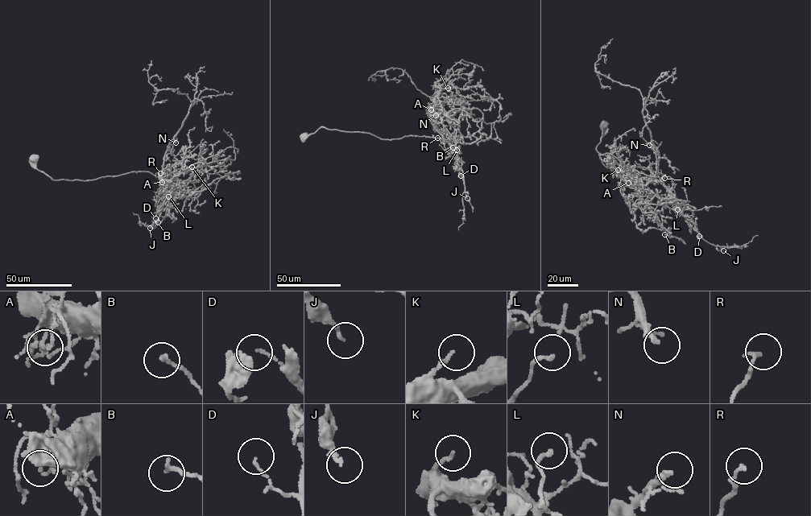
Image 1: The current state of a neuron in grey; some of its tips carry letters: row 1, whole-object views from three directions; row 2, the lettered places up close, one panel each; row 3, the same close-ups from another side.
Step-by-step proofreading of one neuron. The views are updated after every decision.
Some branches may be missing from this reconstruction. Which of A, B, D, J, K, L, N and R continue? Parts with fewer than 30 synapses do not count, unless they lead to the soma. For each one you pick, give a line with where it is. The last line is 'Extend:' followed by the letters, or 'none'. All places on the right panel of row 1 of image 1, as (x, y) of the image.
N: (649, 145)
Extend: N

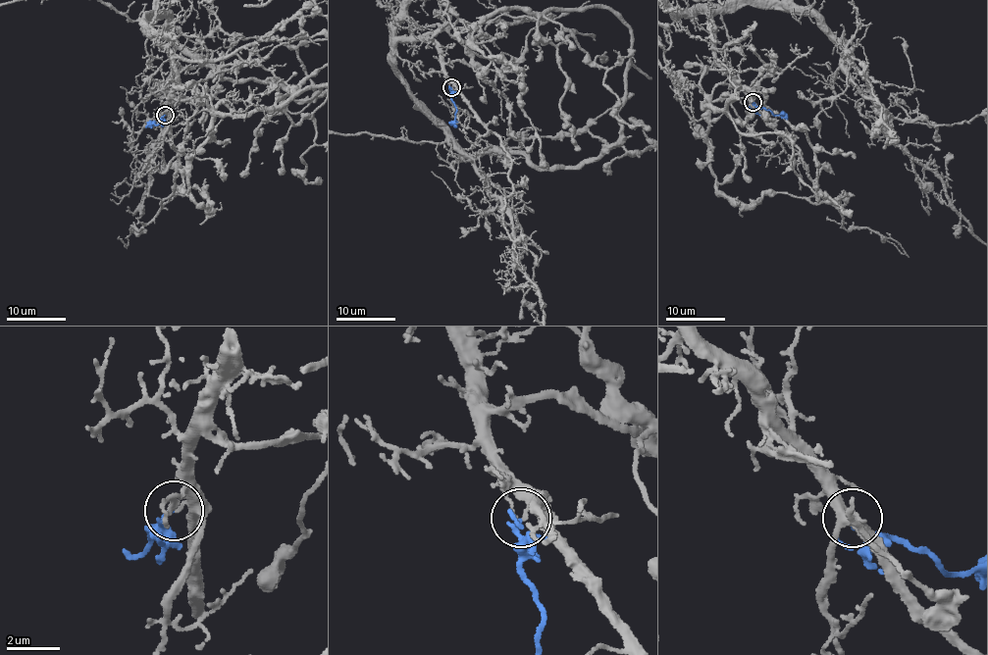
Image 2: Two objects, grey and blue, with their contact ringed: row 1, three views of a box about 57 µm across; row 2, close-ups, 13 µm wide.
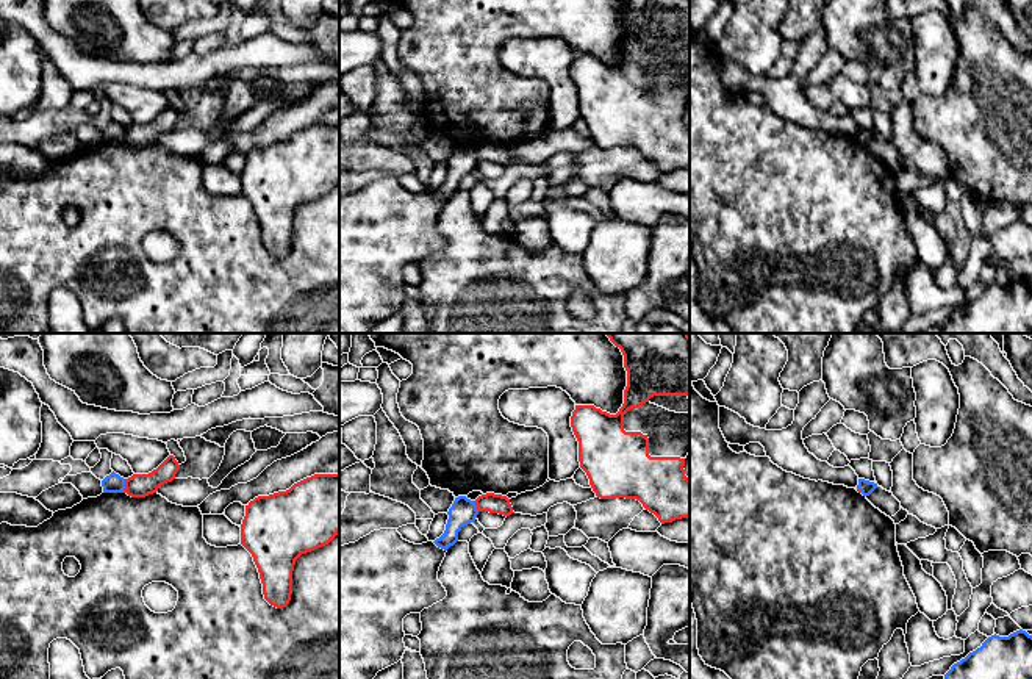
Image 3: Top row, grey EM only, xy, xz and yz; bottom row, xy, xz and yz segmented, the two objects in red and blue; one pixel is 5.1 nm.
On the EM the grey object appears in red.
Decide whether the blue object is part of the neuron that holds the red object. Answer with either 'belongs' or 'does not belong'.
does not belong

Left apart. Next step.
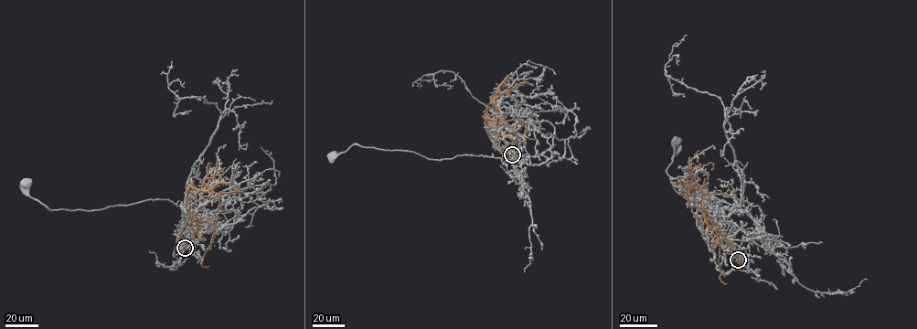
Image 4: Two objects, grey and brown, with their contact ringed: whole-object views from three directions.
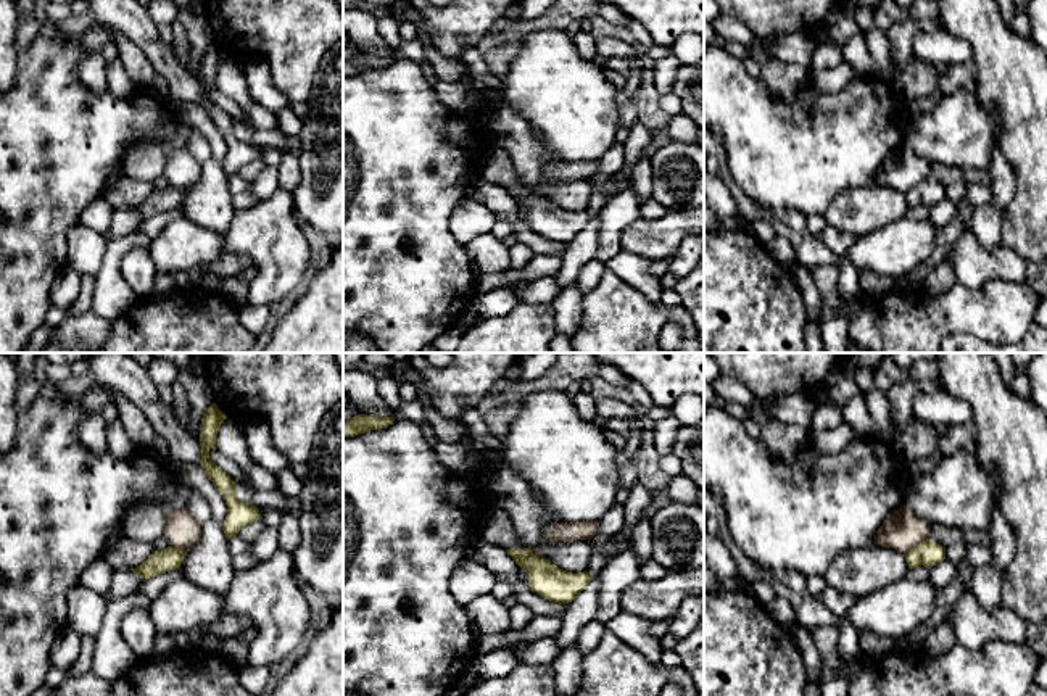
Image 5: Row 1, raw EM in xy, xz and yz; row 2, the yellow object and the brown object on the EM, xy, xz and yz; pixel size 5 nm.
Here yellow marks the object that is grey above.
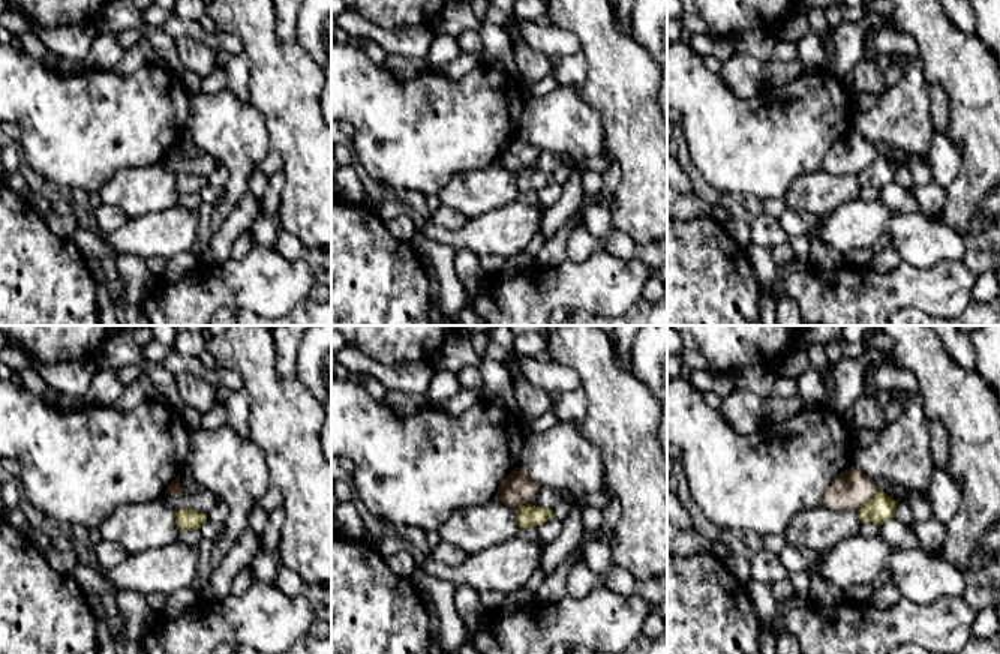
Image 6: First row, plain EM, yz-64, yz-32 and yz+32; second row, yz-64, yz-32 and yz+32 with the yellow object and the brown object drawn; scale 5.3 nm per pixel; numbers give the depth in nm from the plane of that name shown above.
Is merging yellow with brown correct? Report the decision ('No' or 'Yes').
No

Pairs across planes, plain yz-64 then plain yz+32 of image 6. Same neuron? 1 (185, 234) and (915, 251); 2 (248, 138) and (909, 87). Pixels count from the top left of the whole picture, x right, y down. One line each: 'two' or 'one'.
1: one
2: one

